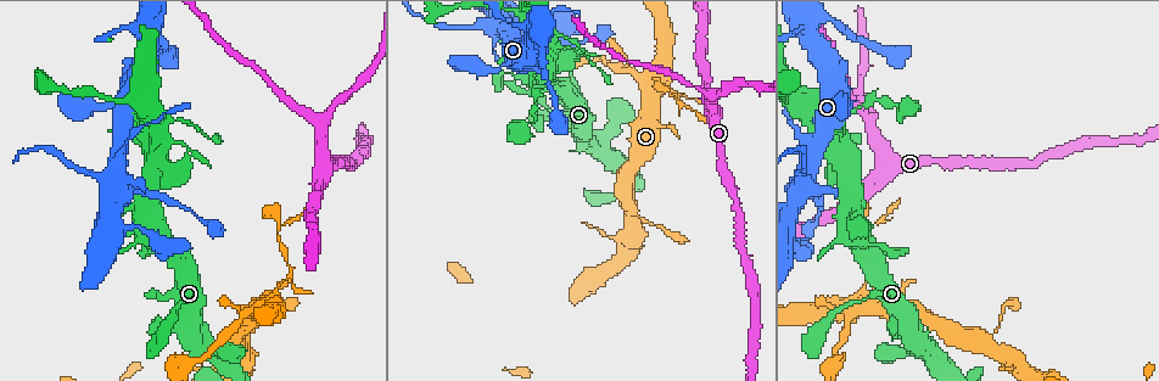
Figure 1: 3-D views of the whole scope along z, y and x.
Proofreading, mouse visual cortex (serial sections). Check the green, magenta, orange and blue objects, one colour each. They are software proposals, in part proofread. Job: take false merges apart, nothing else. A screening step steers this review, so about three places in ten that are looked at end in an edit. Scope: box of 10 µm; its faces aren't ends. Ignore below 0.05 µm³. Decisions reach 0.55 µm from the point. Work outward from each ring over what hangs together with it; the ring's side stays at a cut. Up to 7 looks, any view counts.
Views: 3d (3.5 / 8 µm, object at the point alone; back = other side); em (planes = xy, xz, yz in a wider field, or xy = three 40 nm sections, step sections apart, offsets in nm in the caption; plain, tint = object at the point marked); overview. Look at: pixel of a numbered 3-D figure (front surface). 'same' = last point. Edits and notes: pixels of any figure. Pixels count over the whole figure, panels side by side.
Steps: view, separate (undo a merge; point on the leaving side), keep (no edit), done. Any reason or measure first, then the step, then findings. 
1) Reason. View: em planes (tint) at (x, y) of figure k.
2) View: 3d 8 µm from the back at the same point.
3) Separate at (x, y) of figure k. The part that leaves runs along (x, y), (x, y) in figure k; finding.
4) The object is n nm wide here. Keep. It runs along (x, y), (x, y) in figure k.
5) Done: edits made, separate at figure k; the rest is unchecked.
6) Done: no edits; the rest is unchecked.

Calibre changes. View: 3d 3.5 µm at (677, 96) of figure 1.

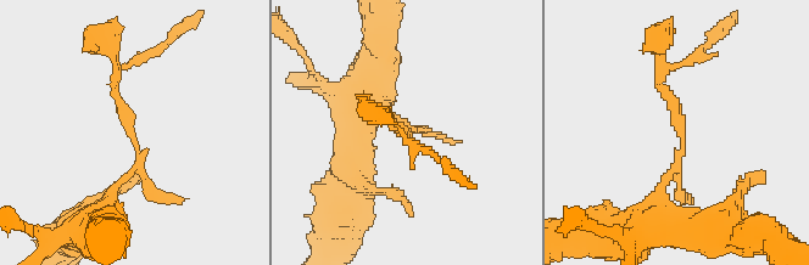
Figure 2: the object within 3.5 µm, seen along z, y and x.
Need the tissue. View: em xy step 5 (tint) at (680, 141) of figure 2.

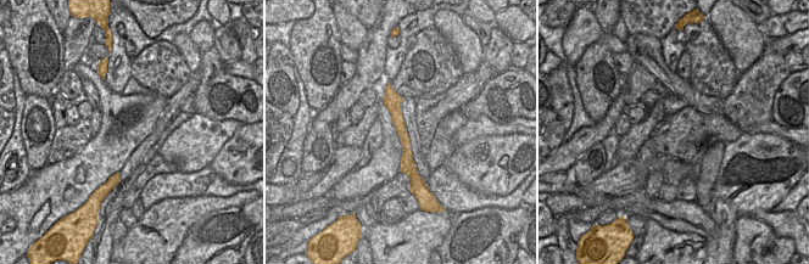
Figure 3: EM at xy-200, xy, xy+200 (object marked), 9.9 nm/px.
Separate at (167, 196) of figure 2. A second cell is stuck on.

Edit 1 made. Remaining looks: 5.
Redraw. View: overview.

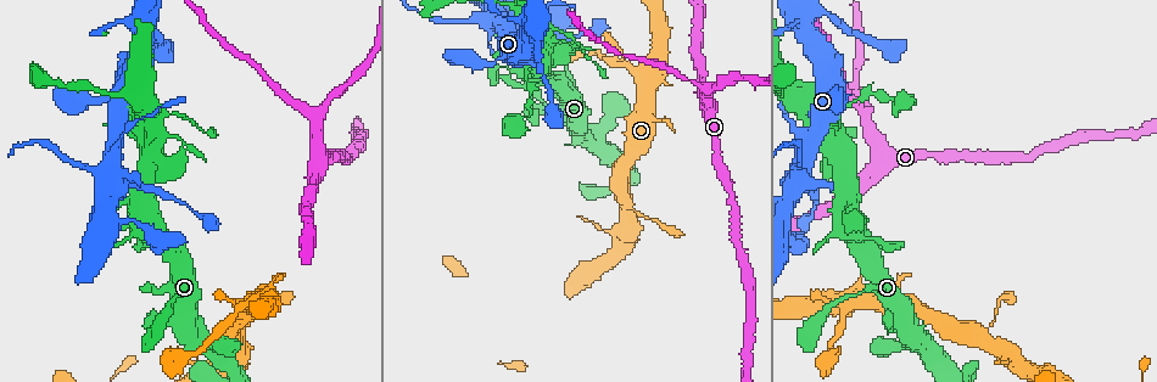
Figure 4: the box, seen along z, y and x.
Thin arm on a thick one. View: 3d 8 µm at (140, 123) of figure 4.

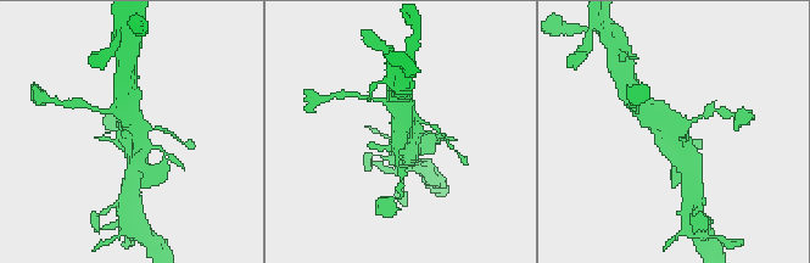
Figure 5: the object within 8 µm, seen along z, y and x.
Zoom in. View: 3d 3.5 µm at the same point.

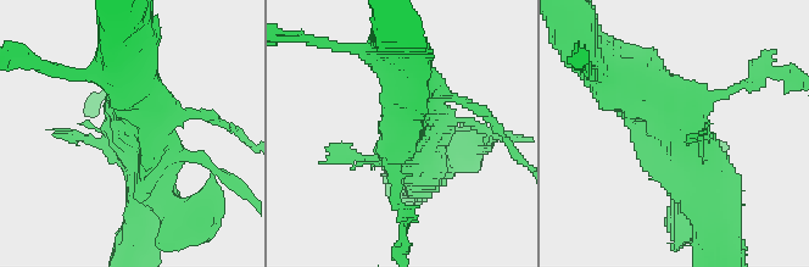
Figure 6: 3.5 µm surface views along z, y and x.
Keep. It runs along (719, 215), (685, 139), (628, 87) in figure 6; continuous, no second cell.

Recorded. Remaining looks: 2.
Thick turns thin. View: 3d 8 µm at (319, 116) of figure 4.

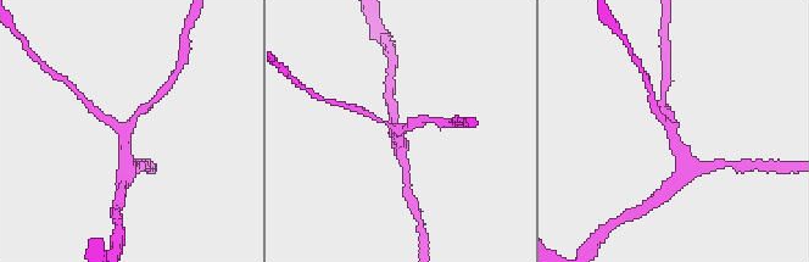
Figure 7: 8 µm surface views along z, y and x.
3 arms meet here; the arms are 150, 200, 350 nm wide; now the EM. View: em xy step 3 (tint) at the same point.

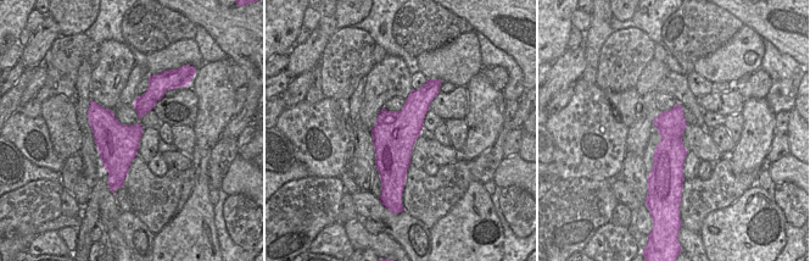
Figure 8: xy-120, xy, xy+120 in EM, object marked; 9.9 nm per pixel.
Keep. It runs along (127, 162), (126, 130), (98, 112) in figure 7; all the same cell.

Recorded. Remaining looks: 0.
Done: edits made, separate at figure 2; the rest is unchecked.

